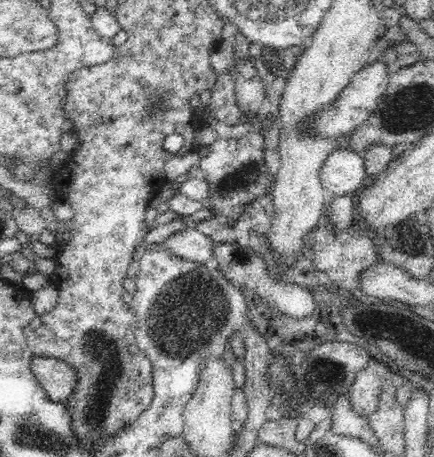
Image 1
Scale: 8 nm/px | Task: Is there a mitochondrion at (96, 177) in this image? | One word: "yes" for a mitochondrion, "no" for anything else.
no

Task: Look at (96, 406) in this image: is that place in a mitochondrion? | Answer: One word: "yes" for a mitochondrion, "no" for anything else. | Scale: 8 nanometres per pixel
yes

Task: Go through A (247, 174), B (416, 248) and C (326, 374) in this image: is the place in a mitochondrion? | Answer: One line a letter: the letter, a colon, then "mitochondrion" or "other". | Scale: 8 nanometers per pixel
A: mitochondrion
B: other
C: mitochondrion

